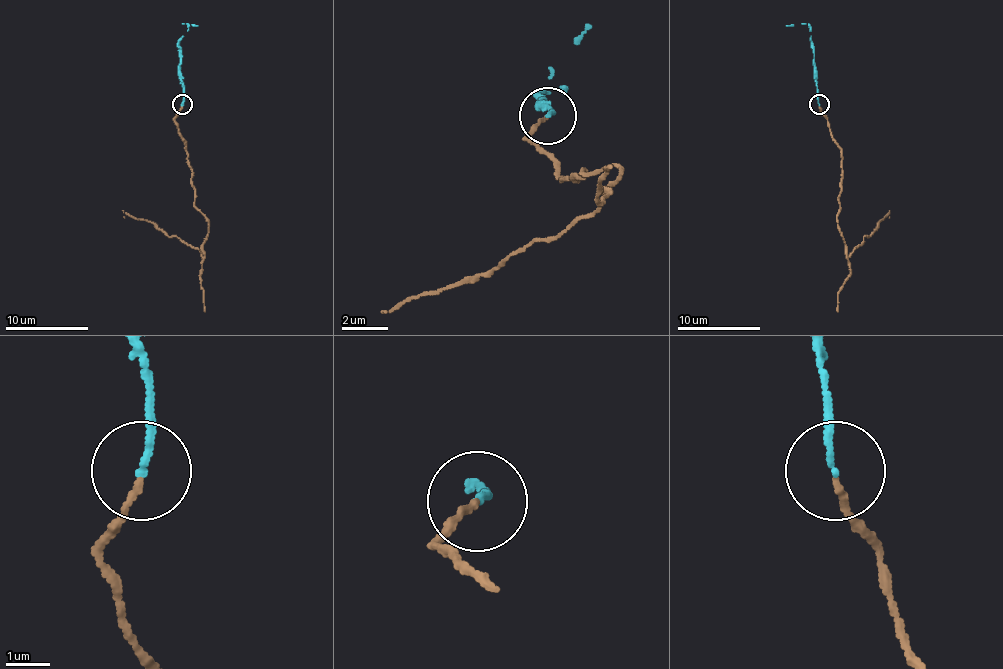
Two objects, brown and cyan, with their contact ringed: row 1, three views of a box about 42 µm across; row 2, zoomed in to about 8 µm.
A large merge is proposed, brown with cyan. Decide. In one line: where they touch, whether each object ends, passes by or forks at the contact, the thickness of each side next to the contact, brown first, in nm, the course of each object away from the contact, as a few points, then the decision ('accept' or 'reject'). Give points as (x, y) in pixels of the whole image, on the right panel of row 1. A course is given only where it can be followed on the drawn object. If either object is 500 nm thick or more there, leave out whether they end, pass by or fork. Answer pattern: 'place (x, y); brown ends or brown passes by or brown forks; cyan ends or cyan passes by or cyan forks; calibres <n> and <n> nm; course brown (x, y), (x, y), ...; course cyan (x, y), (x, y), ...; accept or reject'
place (819, 104); brown ends; cyan ends; calibres 130 and 140 nm; course brown (819, 106), (842, 159), (840, 207), (836, 217), (846, 252), (863, 242), (863, 238), (875, 229), (890, 211); course cyan (819, 104), (809, 23), (786, 25); reject

